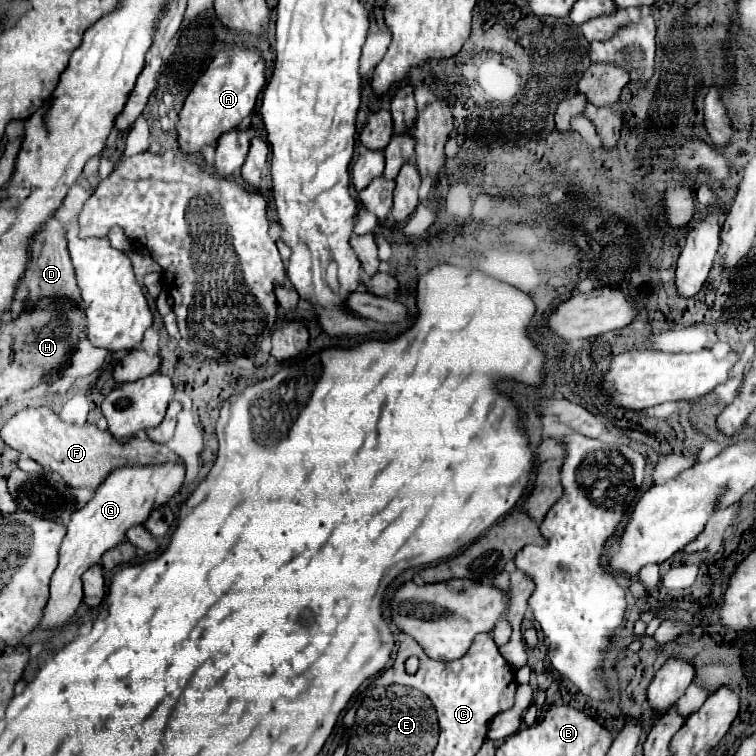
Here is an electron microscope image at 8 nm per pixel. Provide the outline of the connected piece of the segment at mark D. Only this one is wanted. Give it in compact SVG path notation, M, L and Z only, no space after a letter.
M56 215L50 217L50 221L44 223L44 227L30 239L28 245L30 251L30 261L26 267L26 273L18 281L16 293L14 293L14 303L12 303L12 317L18 317L18 313L30 305L34 305L42 297L52 297L52 295L66 295L72 297L76 303L80 303L80 289L74 279L74 267L70 263L68 247L66 247L66 235L62 229L62 223L58 221Z

